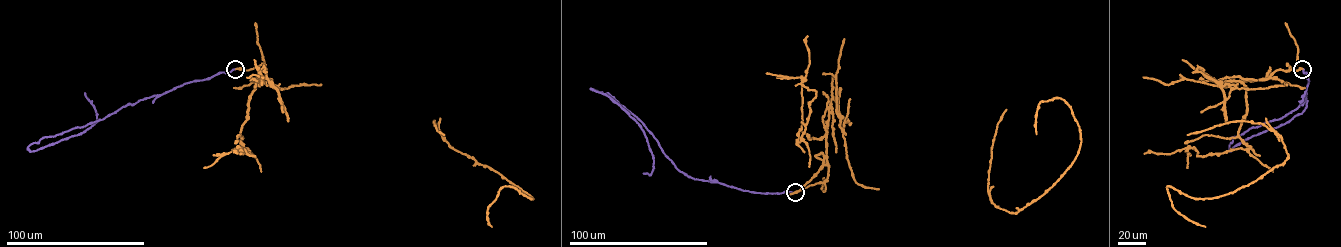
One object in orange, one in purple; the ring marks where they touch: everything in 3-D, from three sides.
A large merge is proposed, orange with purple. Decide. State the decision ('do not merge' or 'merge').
merge

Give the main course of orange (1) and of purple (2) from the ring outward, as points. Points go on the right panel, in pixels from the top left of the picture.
1: (1303, 68), (1204, 74), (1287, 84), (1259, 123), (1288, 155), (1219, 196), (1167, 186), (1205, 226)
2: (1303, 68), (1309, 80), (1302, 104), (1285, 116), (1232, 136), (1229, 150), (1301, 114), (1306, 107), (1307, 92)

